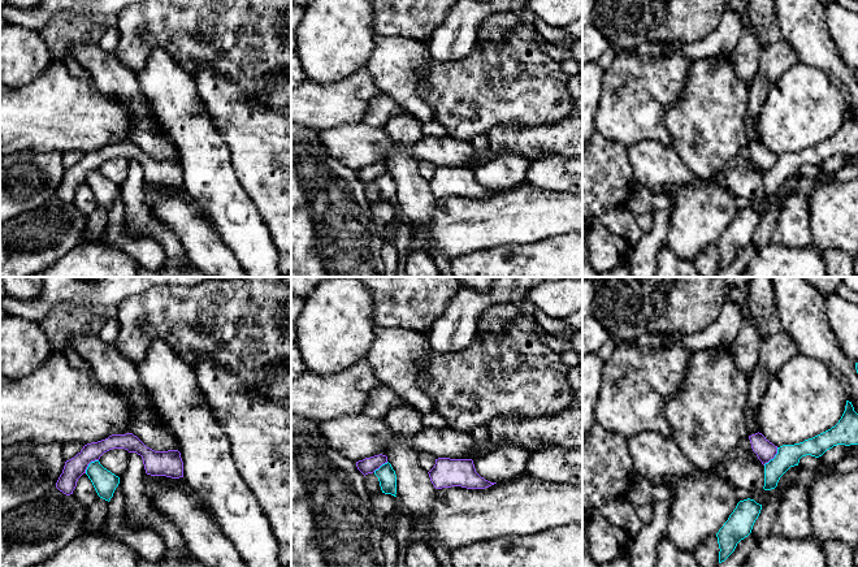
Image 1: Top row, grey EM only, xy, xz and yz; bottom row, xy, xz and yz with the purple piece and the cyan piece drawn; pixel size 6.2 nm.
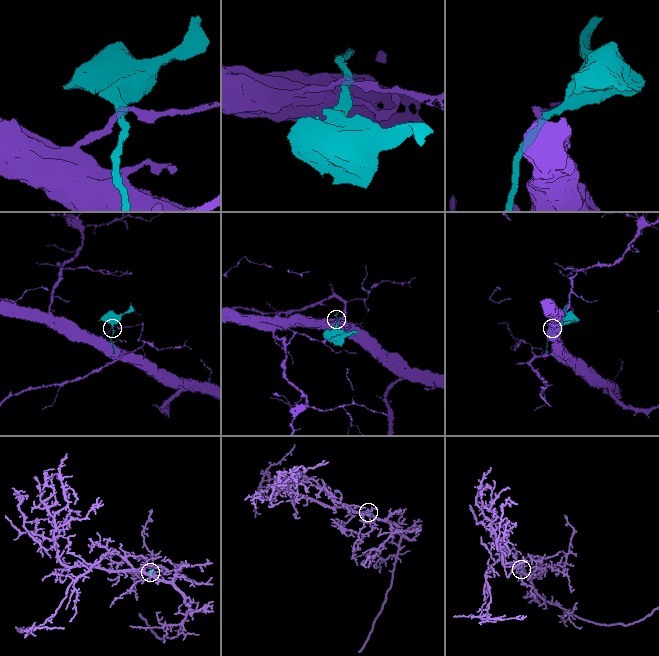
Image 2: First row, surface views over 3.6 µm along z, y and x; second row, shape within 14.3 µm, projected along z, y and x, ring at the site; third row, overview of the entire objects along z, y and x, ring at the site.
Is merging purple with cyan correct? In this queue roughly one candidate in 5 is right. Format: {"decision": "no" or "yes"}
{"decision": "no"}

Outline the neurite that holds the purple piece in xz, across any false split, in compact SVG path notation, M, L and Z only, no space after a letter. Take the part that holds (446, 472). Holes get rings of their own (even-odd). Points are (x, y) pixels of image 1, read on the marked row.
M438 458L428 473L436 489L451 486L485 489L497 484L478 475L472 459Z

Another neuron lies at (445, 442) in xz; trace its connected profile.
M422 427L417 434L407 442L417 454L430 453L436 459L464 459L476 446L477 441L471 432L445 428Z

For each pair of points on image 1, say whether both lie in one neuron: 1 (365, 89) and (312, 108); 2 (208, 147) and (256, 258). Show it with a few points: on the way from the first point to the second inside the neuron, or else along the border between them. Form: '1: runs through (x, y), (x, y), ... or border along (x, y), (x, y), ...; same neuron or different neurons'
1: runs through (352, 95), (345, 103), (325, 105); same neuron
2: runs through (208, 174), (212, 185), (243, 230); same neuron

